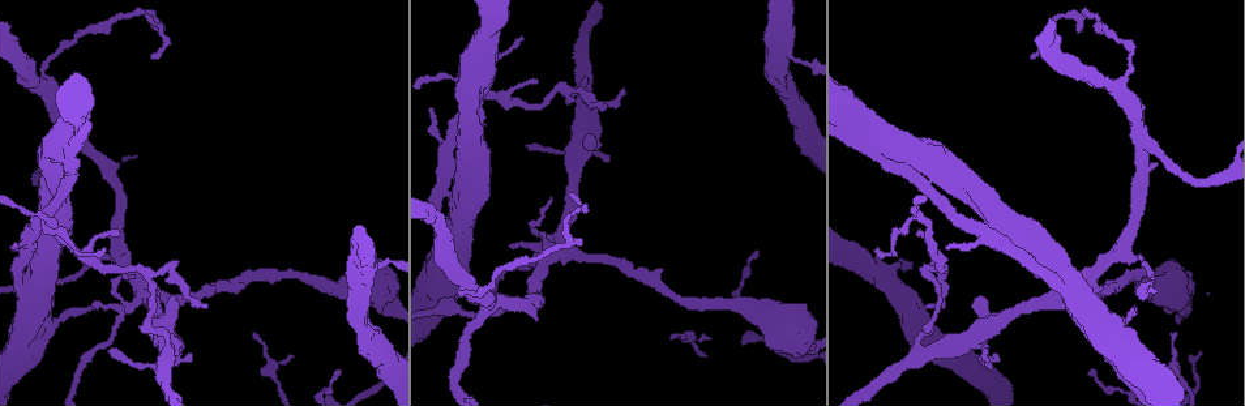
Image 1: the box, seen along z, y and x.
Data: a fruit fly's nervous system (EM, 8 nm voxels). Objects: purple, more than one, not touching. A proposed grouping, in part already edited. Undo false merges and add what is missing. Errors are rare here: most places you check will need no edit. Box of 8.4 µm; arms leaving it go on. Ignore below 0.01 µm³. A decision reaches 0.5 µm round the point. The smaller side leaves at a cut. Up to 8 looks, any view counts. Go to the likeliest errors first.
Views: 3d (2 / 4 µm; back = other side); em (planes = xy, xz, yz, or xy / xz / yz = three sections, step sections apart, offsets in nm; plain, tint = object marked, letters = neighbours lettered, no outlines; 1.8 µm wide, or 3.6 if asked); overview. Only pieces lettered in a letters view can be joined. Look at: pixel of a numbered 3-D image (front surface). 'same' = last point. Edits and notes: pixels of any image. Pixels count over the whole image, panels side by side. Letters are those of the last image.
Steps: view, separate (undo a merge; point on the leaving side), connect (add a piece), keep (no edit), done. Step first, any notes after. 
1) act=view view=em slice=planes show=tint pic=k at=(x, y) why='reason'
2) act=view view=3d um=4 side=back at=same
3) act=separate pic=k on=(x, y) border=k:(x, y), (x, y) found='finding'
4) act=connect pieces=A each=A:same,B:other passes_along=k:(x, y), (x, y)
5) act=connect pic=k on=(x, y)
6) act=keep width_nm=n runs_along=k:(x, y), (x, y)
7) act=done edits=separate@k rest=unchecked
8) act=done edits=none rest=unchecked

act=view view=3d um=2 pic=1 at=(1032, 260) why='sudden change in width'

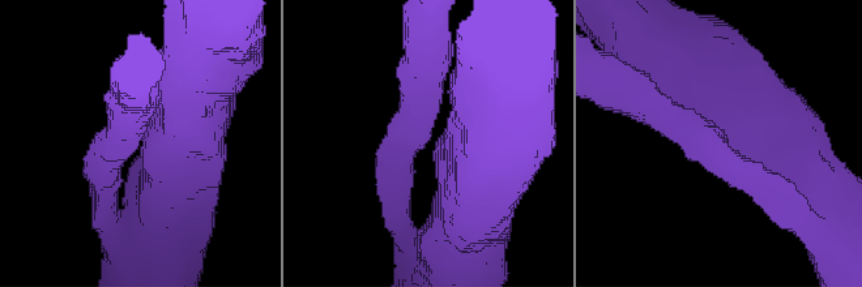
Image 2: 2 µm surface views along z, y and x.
act=view view=em slice=planes show=letters pic=2 at=(130, 141)

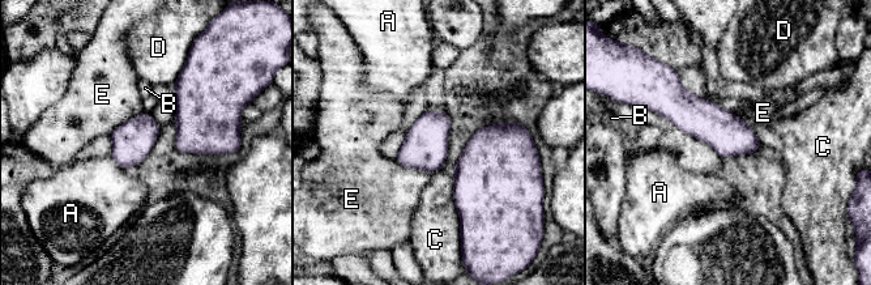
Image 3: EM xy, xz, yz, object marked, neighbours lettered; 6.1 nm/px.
act=keep longest_contact=C:380nm each=A:other,B:other,C:other,D:other,E:other border=3:(452, 171), (453, 204), (460, 230) found='continuous, no second neuron'

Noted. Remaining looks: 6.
act=view view=3d um=4 pic=1 at=(783, 47) why='a fork'

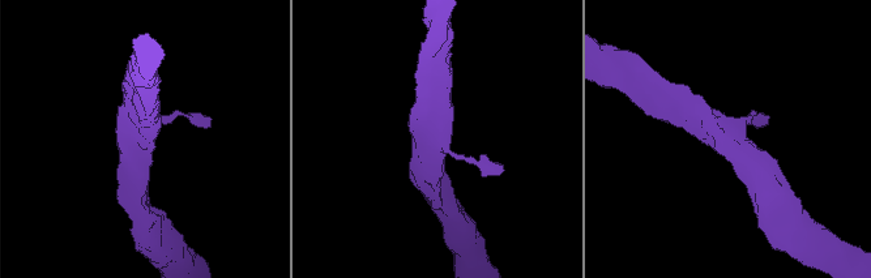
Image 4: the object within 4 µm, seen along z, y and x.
act=view view=em slice=planes show=plain pic=4 at=(141, 139) arms=3 why='need the tissue'

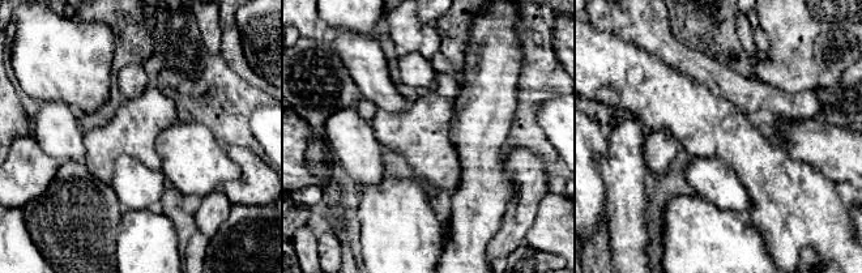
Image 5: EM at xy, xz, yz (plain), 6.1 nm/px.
act=view view=em slice=planes show=letters at=same

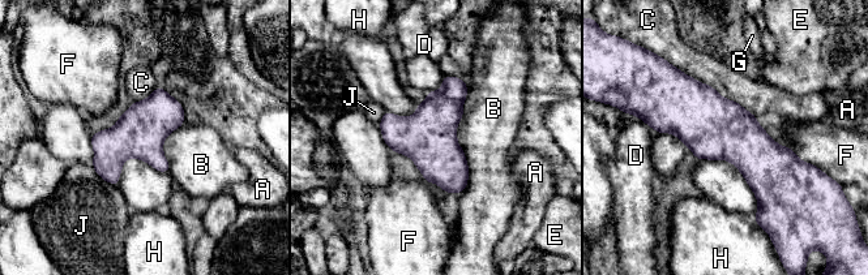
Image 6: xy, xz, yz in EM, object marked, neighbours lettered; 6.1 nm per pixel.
act=keep longest_contact=B:650nm each=A:other,B:other,C:other,D:other,E:other,F:other,G:other,H:other,J:other border=6:(697, 158), (739, 171), (759, 226) found='one neuron here'

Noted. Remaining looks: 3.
act=view view=em um=3.6 slice=xz step=16 show=letters pic=1 at=(916, 186) why='stops while still wide'

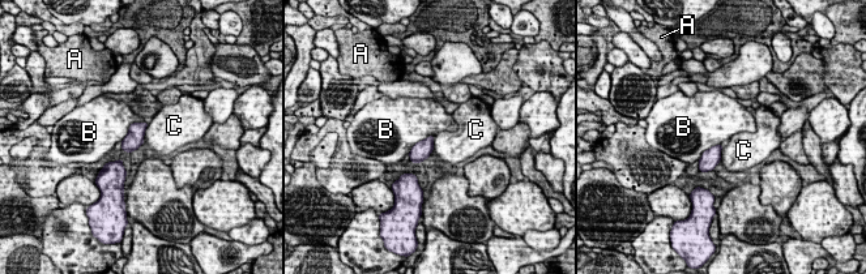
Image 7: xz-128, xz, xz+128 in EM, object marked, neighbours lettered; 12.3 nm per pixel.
act=keep each=A:other,B:other,C:other found='no lettered piece goes on from it'

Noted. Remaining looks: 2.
act=view view=em slice=xz step=4 show=tint pic=1 at=(568, 91) why='abrupt turn'

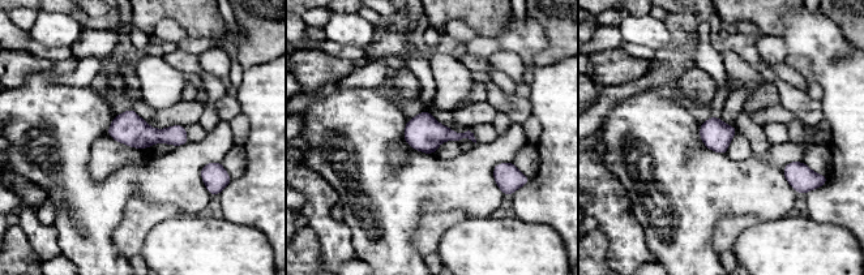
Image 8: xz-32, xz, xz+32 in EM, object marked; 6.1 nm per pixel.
act=view view=em slice=yz step=8 show=letters at=same

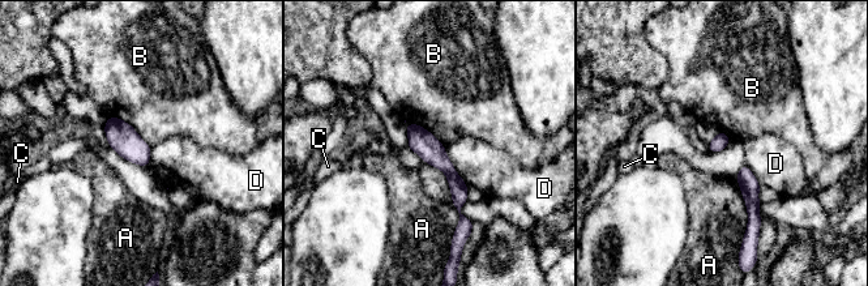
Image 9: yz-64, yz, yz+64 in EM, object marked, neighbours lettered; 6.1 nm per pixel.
act=keep each=A:other,B:other,C:other,D:other found='all the same neuron'

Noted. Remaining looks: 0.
act=done edits=none rest=unchecked

